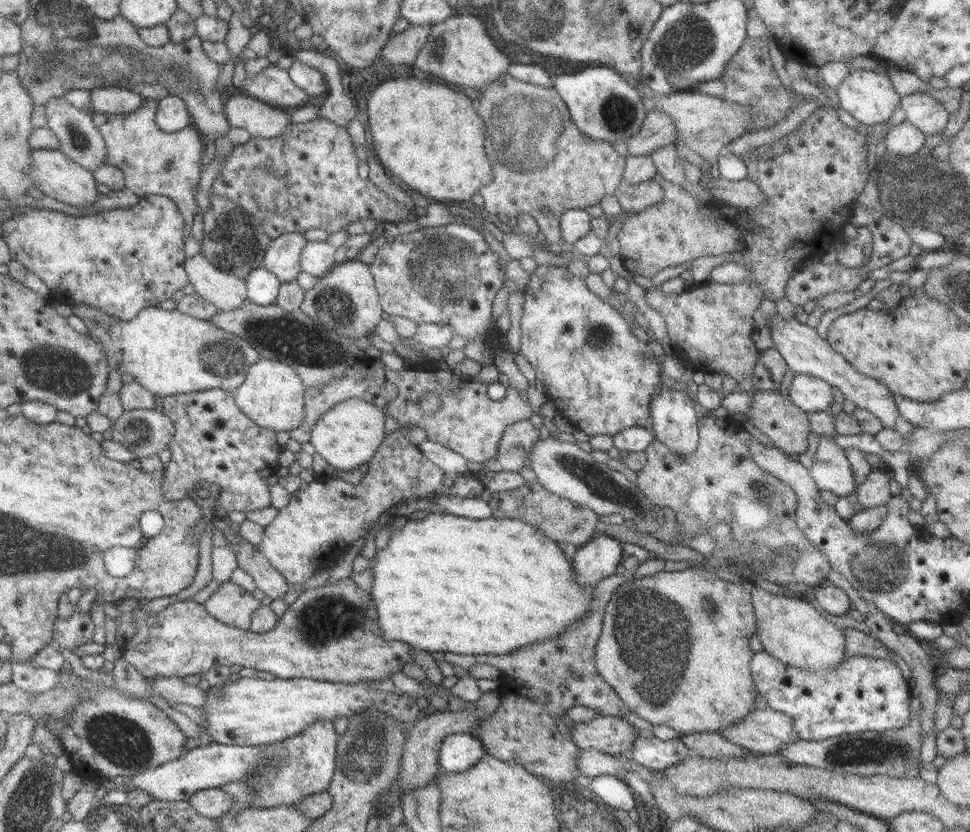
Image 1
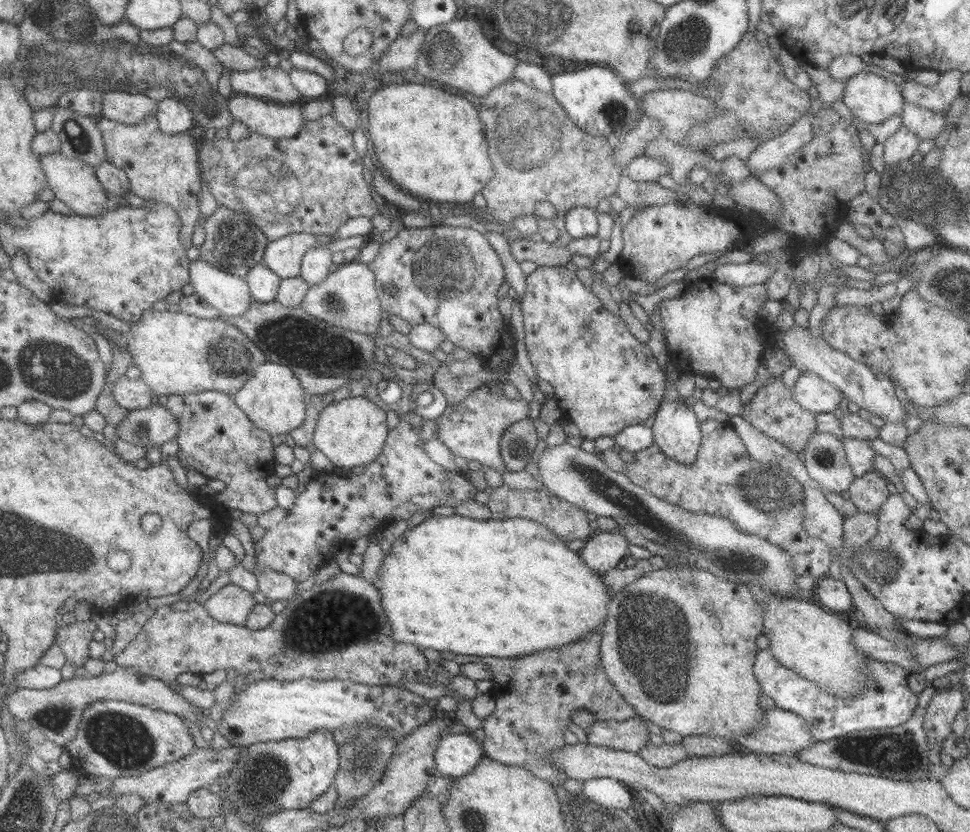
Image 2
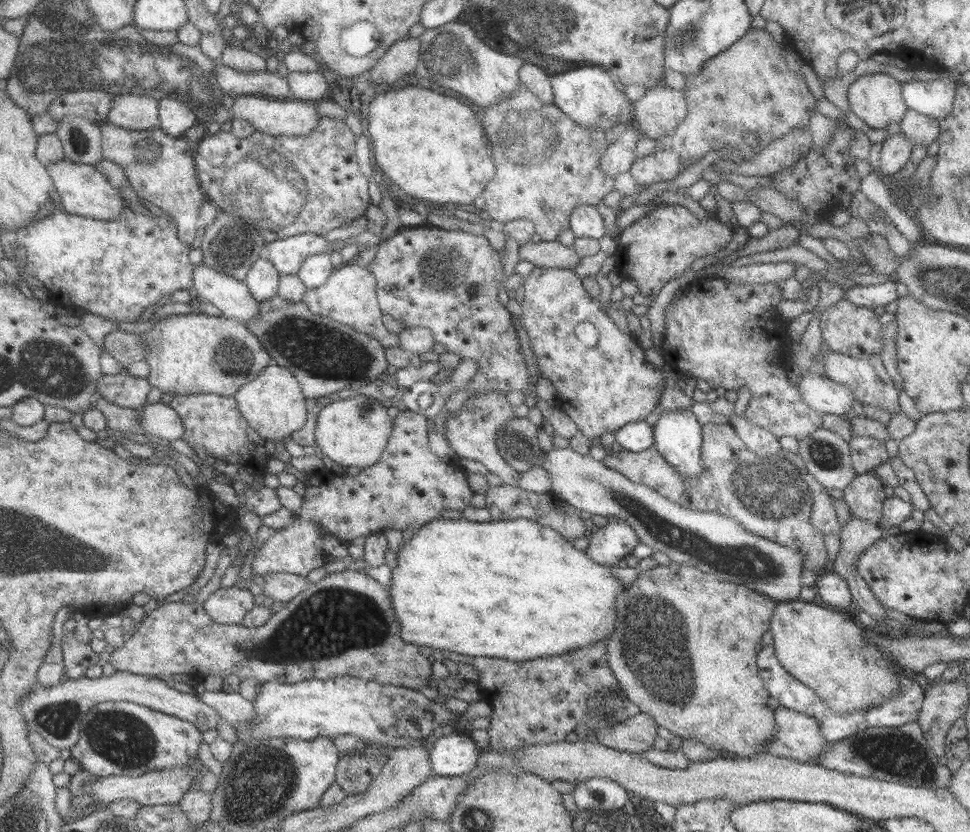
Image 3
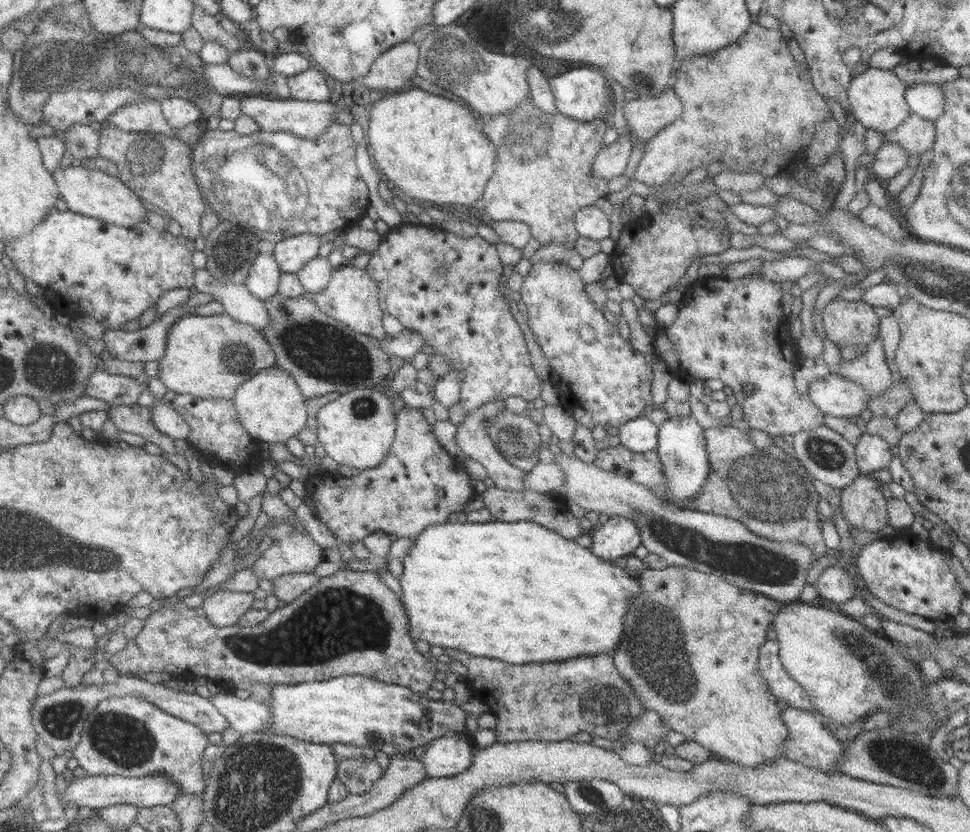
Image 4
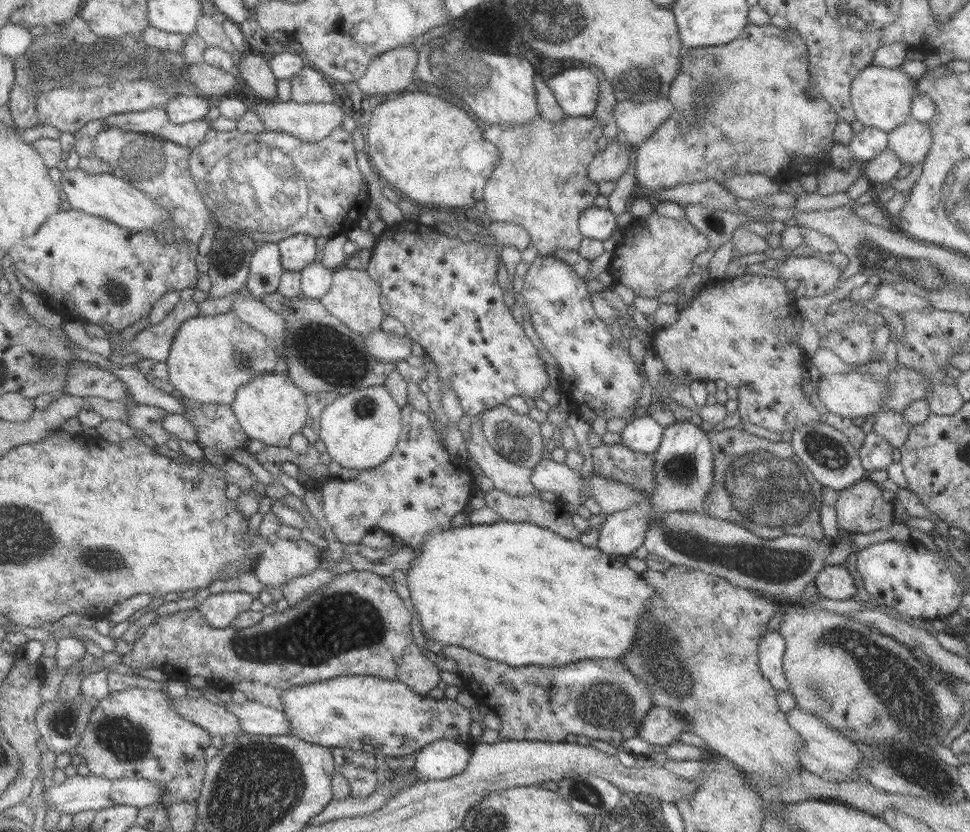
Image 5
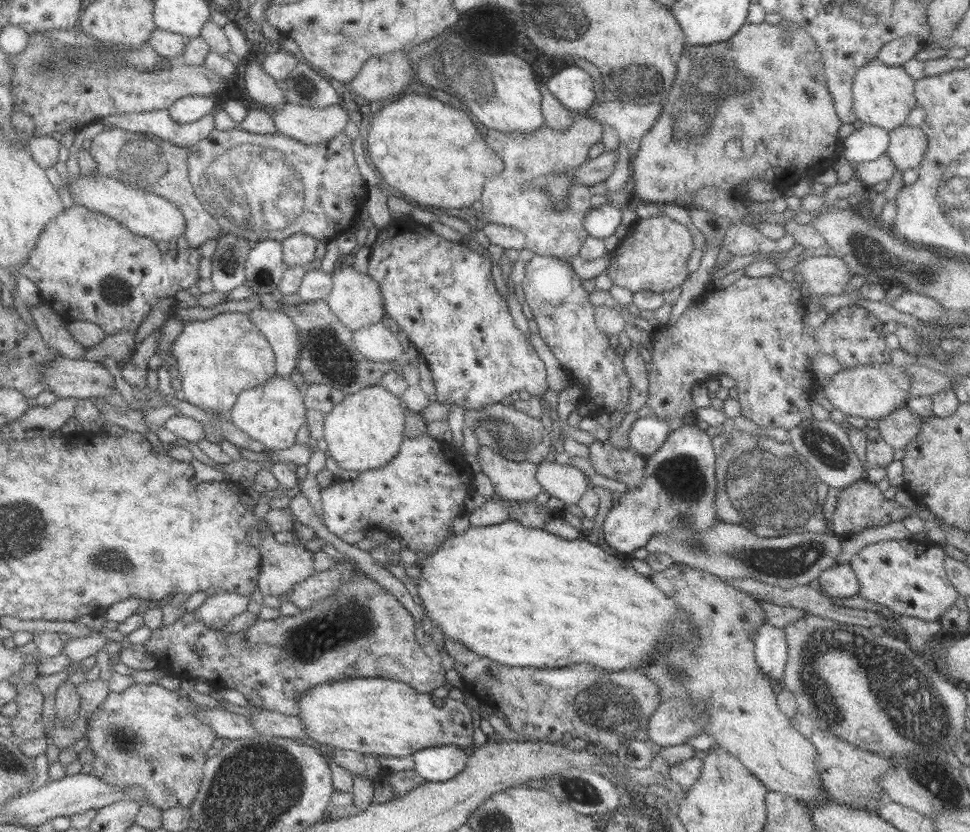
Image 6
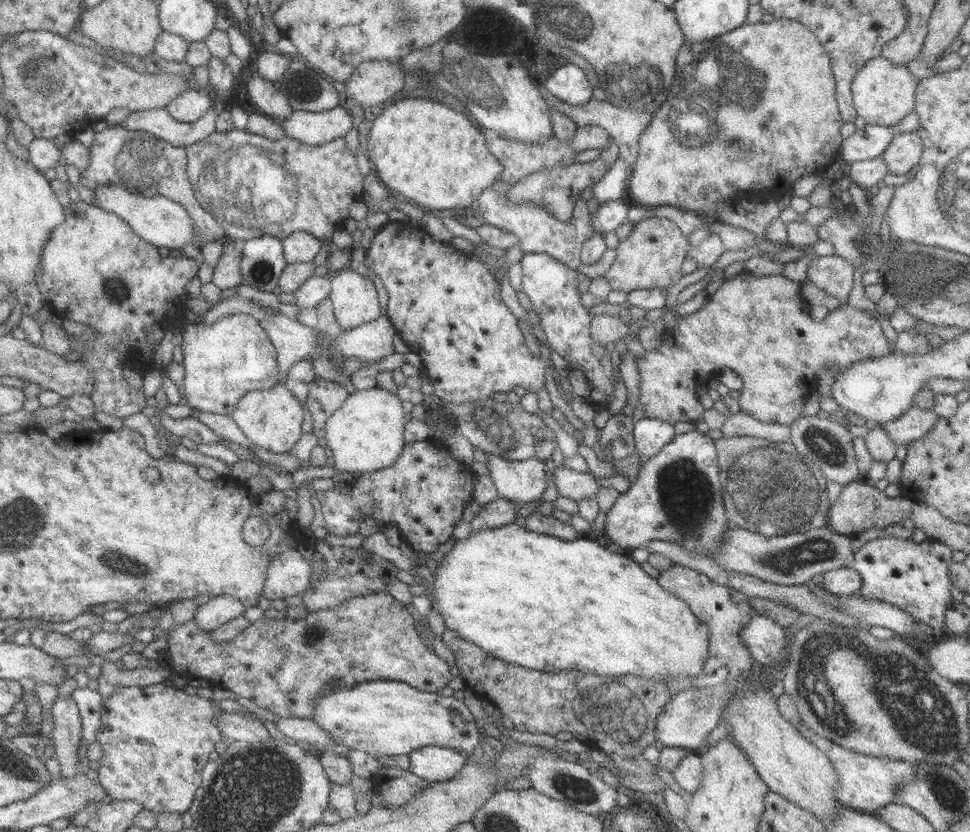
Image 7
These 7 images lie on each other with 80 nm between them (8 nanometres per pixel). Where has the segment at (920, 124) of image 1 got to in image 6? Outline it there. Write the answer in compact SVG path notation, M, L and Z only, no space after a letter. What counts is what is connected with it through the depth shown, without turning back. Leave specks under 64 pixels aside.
M903 124L889 132L889 144L884 154L893 162L895 170L916 170L926 147L927 142L920 128Z

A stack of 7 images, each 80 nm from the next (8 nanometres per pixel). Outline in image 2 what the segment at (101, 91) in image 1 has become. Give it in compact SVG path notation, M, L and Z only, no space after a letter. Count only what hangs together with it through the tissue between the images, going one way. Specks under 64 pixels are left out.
M102 91L101 92L101 110L100 115L123 124L135 124L136 122L144 122L149 118L155 118L157 103L156 99L144 94L133 94L130 91Z

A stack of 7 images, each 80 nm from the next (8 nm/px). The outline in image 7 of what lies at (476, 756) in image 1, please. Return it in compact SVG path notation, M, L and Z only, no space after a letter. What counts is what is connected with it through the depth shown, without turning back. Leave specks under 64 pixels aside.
M423 746L409 755L409 772L419 778L434 782L445 782L453 778L462 768L468 756L459 750L439 746Z

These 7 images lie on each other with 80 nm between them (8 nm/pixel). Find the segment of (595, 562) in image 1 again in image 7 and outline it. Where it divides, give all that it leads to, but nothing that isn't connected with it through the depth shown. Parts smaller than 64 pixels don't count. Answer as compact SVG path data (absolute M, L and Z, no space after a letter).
M694 429L674 434L657 454L643 459L637 480L606 511L603 533L621 550L640 548L657 539L712 553L722 534L732 527L722 505L714 440Z

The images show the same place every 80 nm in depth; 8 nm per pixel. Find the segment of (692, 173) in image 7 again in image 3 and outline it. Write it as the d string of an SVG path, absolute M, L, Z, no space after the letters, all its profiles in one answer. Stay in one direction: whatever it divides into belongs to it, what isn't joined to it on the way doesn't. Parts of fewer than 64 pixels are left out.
M750 27L747 32L729 48L712 56L704 62L699 74L684 77L685 85L681 89L688 102L687 116L677 124L673 135L655 140L655 152L644 158L638 158L631 164L628 174L639 185L672 181L684 168L700 160L711 150L738 150L739 163L749 160L757 152L764 150L767 144L789 134L793 128L808 128L809 116L815 111L815 98L805 85L803 75L793 75L787 69L781 47L775 44L771 34L764 28Z

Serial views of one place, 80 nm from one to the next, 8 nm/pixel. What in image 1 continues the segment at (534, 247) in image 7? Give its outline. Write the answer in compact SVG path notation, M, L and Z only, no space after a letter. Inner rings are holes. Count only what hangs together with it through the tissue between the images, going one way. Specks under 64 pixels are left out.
M505 73L496 76L486 84L485 88L481 88L481 94L477 98L471 94L471 88L469 90L461 88L461 92L469 92L473 100L473 108L477 110L477 114L487 126L485 154L493 168L493 179L478 190L483 198L481 210L495 216L505 214L512 220L519 215L527 214L537 222L540 232L544 234L546 244L549 244L559 240L558 224L565 210L585 209L598 204L604 196L614 195L616 187L622 180L626 158L619 156L609 142L593 141L581 135L570 118L566 104L552 86L542 87L521 82ZM531 132L535 132L535 138L531 138ZM541 208L547 208L549 212L544 214Z

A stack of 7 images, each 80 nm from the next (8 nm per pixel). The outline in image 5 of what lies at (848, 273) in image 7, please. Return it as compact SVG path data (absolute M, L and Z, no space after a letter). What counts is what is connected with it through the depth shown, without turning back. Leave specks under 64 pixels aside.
M806 255L786 257L774 270L777 278L784 279L784 282L801 282L805 287L803 296L807 298L833 290L842 273L833 264Z

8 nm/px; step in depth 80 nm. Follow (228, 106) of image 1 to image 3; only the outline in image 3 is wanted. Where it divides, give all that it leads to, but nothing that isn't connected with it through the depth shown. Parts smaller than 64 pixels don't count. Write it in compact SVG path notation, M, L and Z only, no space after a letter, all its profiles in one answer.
M238 95L234 97L230 108L233 119L246 120L253 126L254 131L258 131L268 136L307 136L321 118L315 112L311 101L299 101L289 99L271 99L269 97L257 95Z

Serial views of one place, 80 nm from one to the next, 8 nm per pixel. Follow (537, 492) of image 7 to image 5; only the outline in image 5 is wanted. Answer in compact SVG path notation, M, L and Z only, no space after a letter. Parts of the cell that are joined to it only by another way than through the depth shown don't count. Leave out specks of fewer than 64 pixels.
M479 415L471 419L469 437L464 447L495 489L517 496L525 496L535 490L530 481L532 469L509 462L491 448L482 433Z

